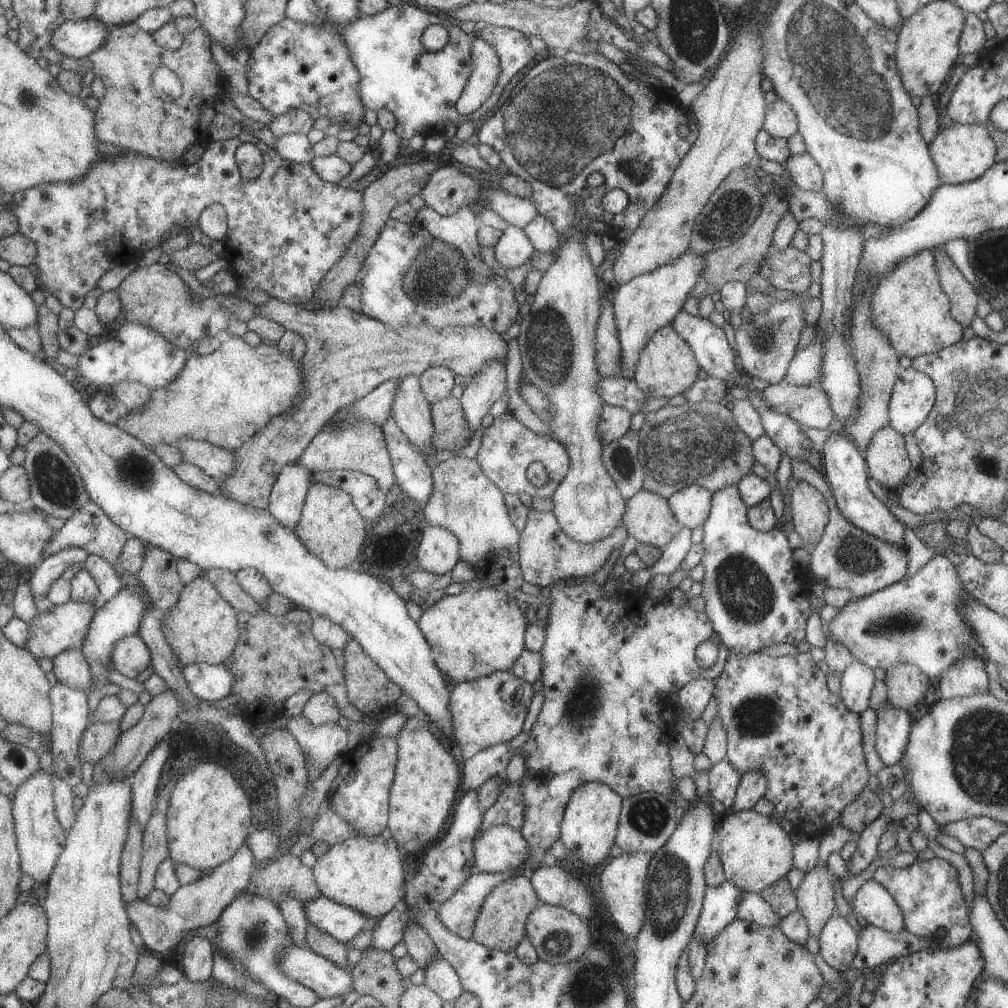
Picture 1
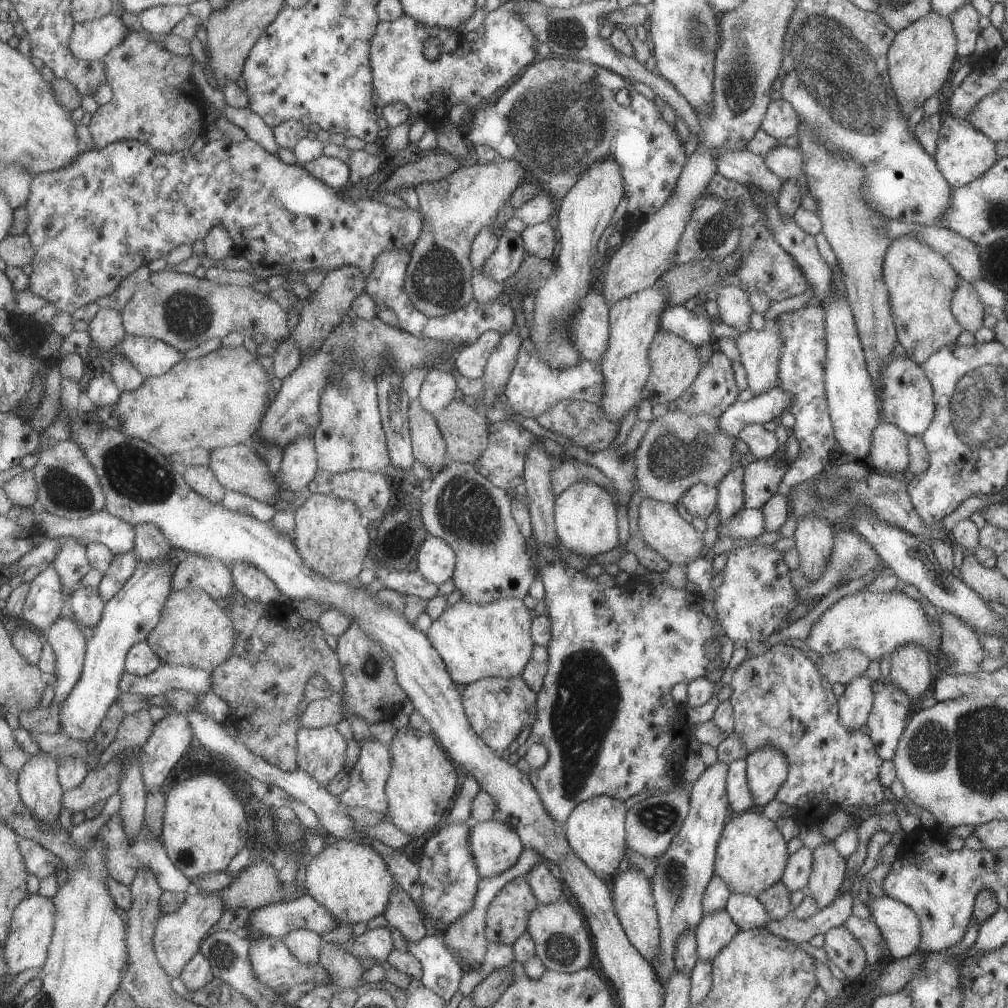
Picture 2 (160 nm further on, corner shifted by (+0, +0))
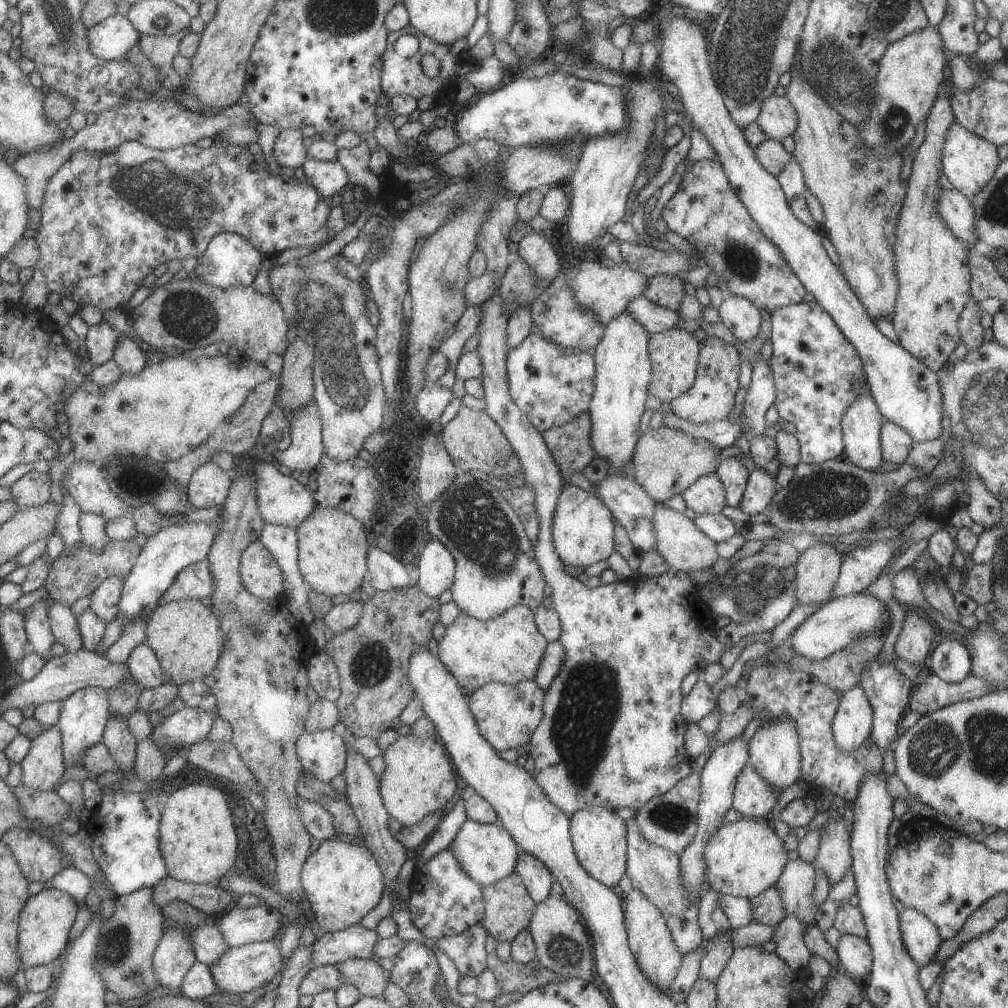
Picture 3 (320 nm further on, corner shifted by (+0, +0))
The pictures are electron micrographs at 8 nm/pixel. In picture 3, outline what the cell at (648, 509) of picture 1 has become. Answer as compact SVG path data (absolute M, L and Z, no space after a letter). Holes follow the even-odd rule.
M656 503L652 517L653 530L656 538L656 551L665 559L673 571L684 573L712 568L719 558L715 551L716 542L705 536L693 521L684 517L680 512Z

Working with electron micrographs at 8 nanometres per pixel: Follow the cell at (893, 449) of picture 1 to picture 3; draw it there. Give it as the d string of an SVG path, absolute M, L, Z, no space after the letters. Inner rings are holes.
M885 420L880 426L880 447L885 462L901 464L913 443L909 434L896 424Z

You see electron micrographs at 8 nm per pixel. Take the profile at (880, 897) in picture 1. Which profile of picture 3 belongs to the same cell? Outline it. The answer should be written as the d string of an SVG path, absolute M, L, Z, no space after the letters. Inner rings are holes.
M904 907L898 917L903 946L909 956L920 967L932 963L942 941L938 928L915 909Z

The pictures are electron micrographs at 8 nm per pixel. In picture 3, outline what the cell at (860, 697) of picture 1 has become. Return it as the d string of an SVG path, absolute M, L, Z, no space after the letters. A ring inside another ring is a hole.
M858 684L843 691L839 699L831 721L832 735L837 748L845 754L857 750L857 747L870 736L872 710Z

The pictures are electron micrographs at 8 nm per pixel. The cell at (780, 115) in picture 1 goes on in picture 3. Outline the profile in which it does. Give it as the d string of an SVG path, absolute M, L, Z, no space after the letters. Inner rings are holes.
M771 93L761 101L759 114L754 121L767 139L781 141L796 129L796 110L786 96Z

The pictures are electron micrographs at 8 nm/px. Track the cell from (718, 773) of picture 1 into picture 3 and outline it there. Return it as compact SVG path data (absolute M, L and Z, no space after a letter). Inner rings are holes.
M745 765L737 775L731 807L743 817L767 818L781 791L774 789L751 765Z

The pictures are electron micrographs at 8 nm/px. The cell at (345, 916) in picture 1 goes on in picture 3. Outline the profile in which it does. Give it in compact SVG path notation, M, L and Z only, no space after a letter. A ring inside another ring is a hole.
M236 904L215 926L228 947L240 947L257 941L271 941L283 924L282 914L269 906L241 908Z

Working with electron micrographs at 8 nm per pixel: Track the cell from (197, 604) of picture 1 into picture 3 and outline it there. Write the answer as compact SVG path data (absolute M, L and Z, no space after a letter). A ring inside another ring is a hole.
M197 600L171 601L157 606L147 622L144 642L156 654L168 682L182 685L201 680L213 670L222 647L220 626L208 606Z

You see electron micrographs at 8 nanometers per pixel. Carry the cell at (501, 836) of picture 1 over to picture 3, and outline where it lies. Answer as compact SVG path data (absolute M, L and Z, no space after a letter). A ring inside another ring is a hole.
M465 819L450 842L450 851L457 859L461 870L473 882L484 887L513 872L519 848L502 826L484 825L471 819Z

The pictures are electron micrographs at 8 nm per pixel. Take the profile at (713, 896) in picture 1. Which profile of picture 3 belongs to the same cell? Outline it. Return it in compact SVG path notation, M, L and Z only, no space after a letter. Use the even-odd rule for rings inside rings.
M732 929L720 933L715 938L703 941L704 955L700 960L699 979L716 982L733 950L733 946L730 944L731 935Z

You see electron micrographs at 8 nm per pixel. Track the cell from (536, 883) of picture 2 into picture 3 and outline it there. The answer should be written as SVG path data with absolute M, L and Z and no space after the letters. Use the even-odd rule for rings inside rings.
M519 850L513 872L521 877L526 891L534 903L541 902L548 897L551 874L546 866L532 854Z

